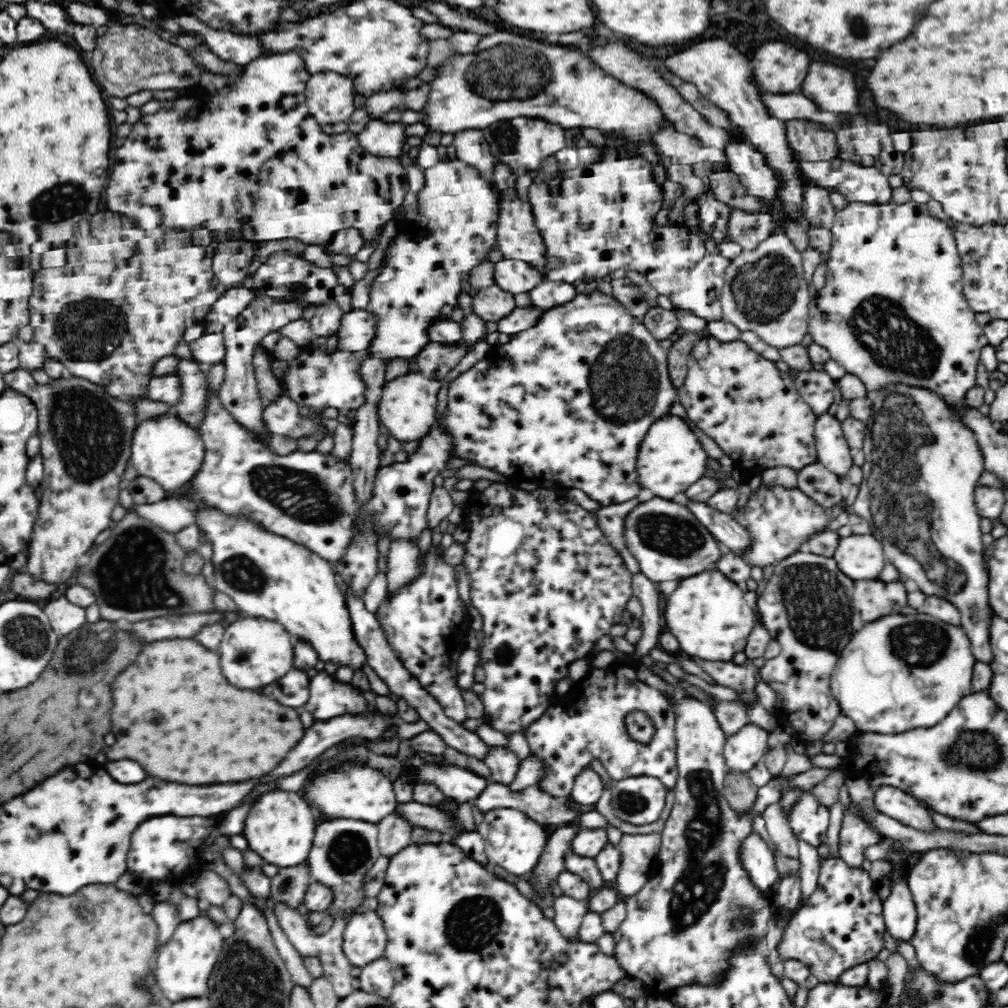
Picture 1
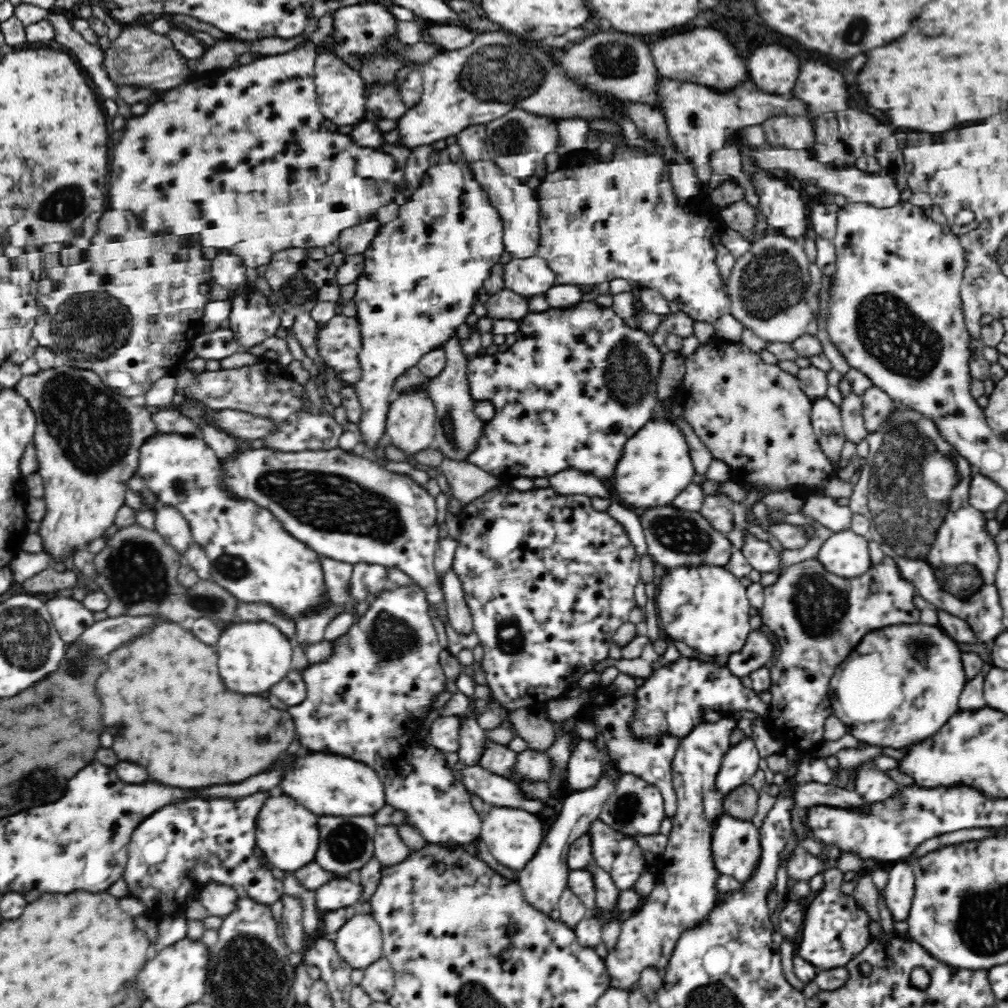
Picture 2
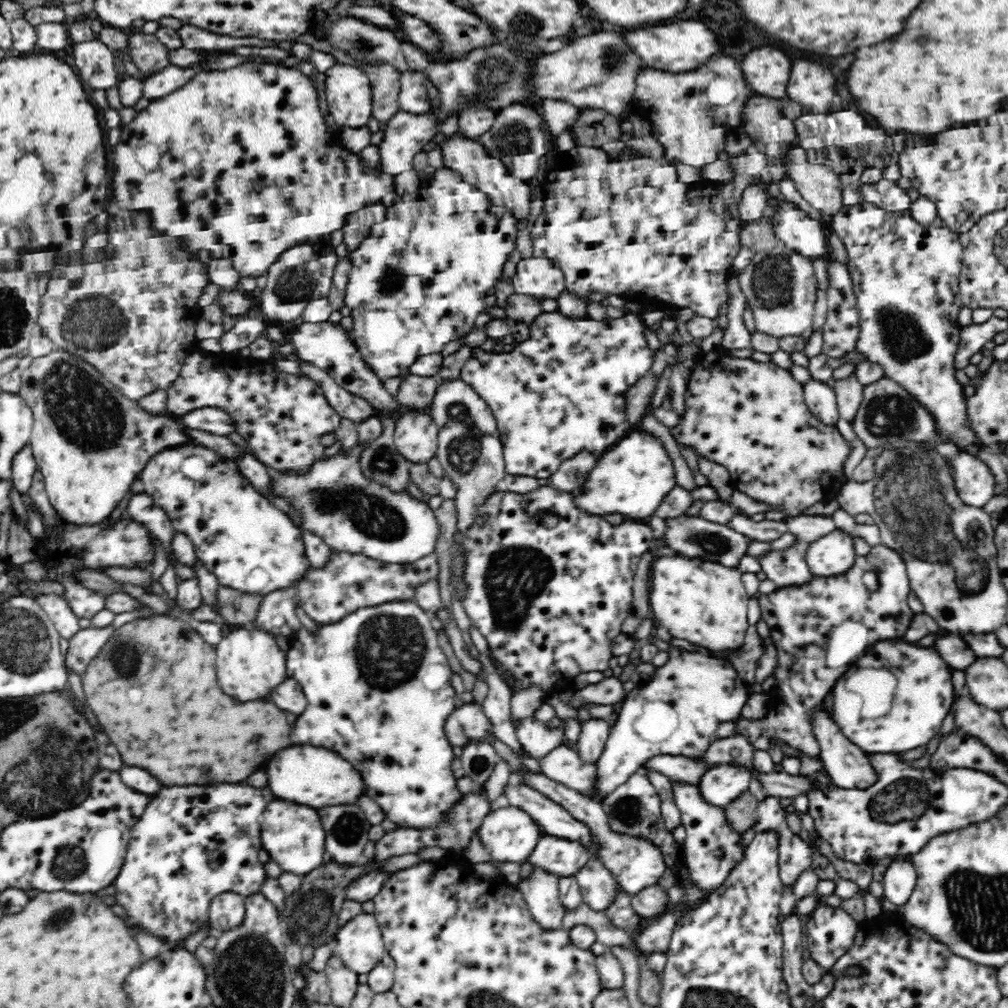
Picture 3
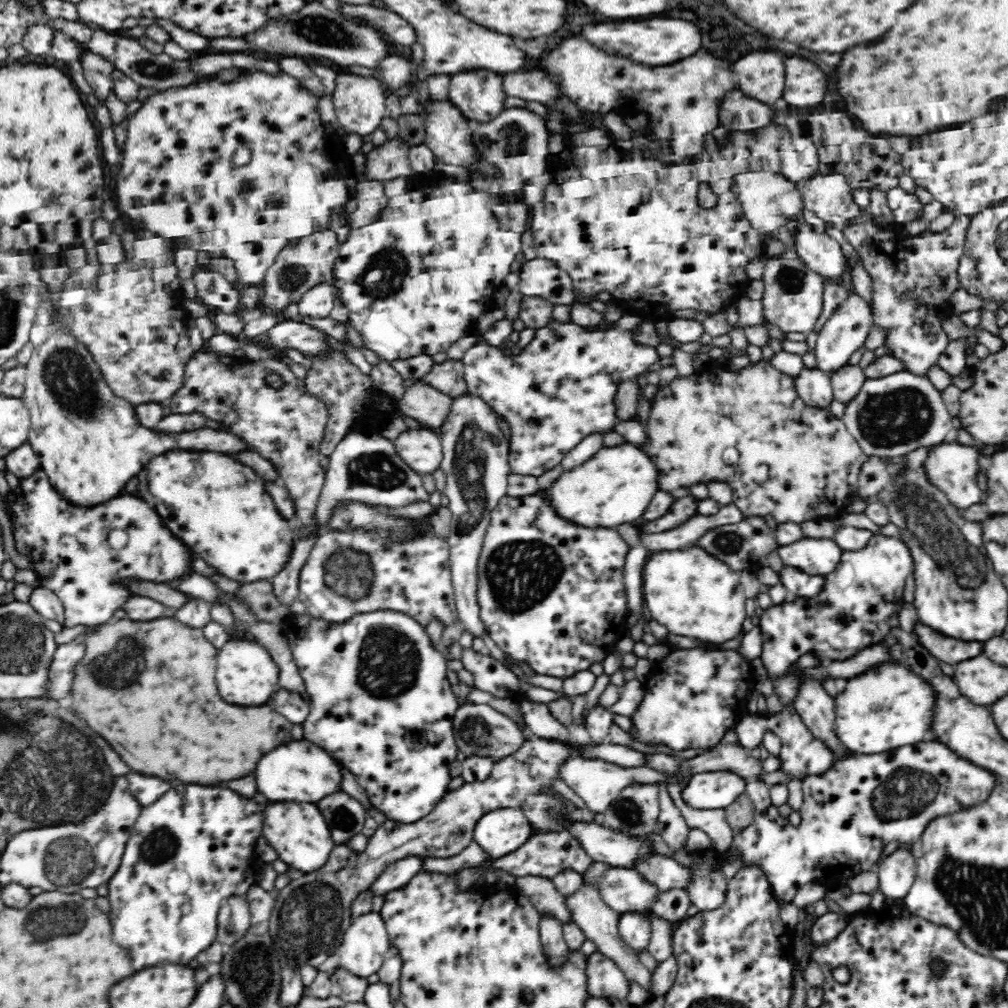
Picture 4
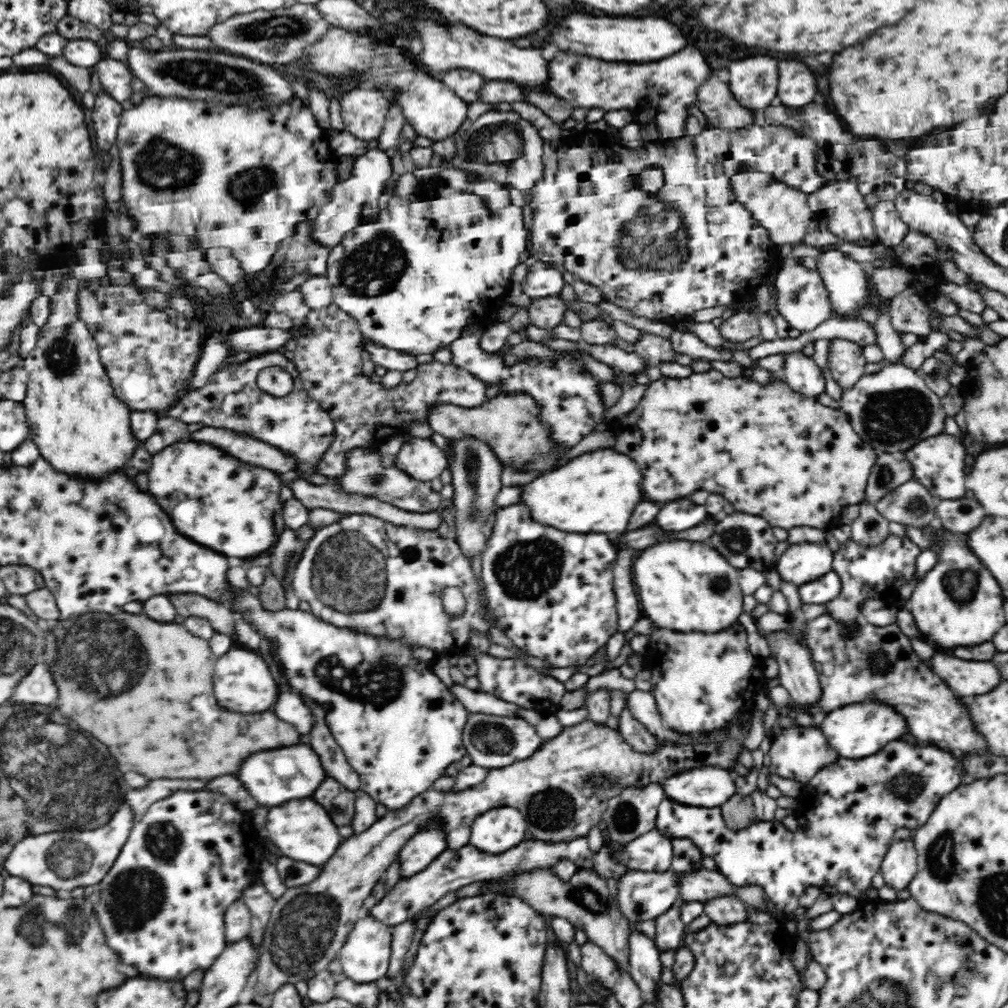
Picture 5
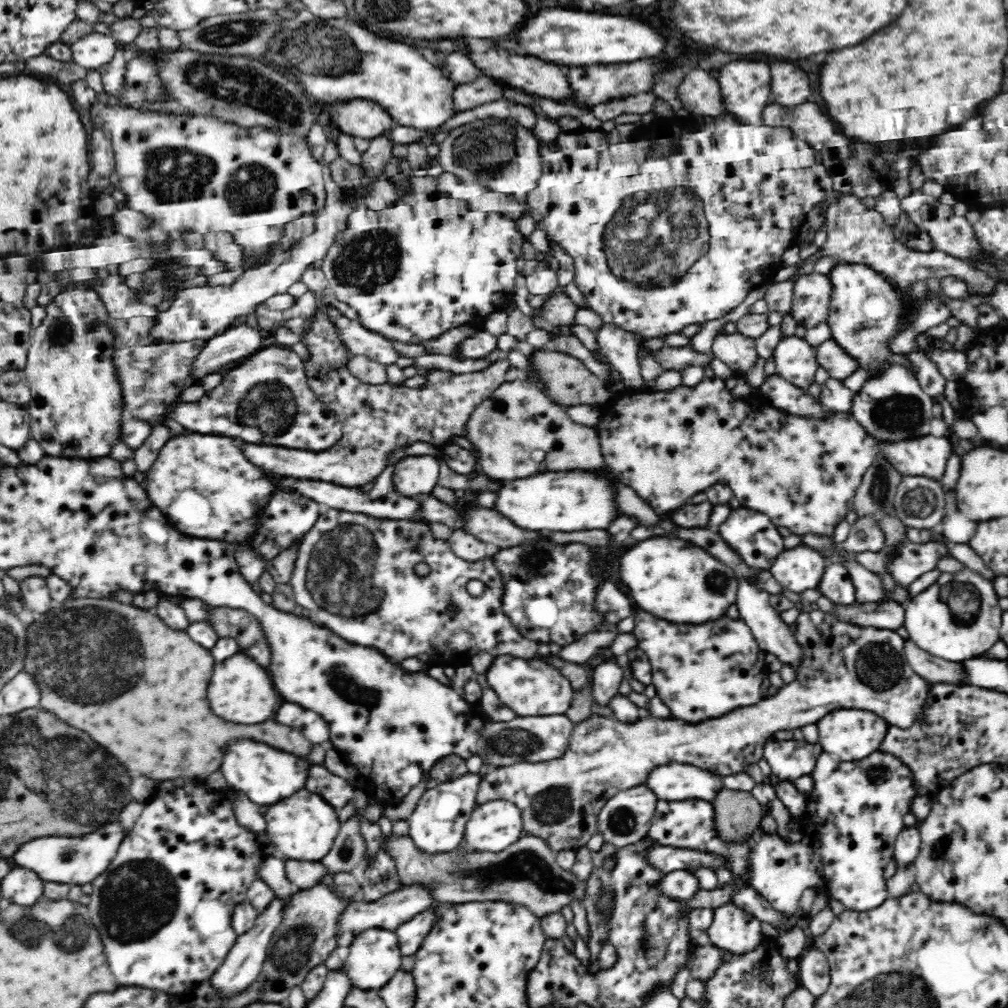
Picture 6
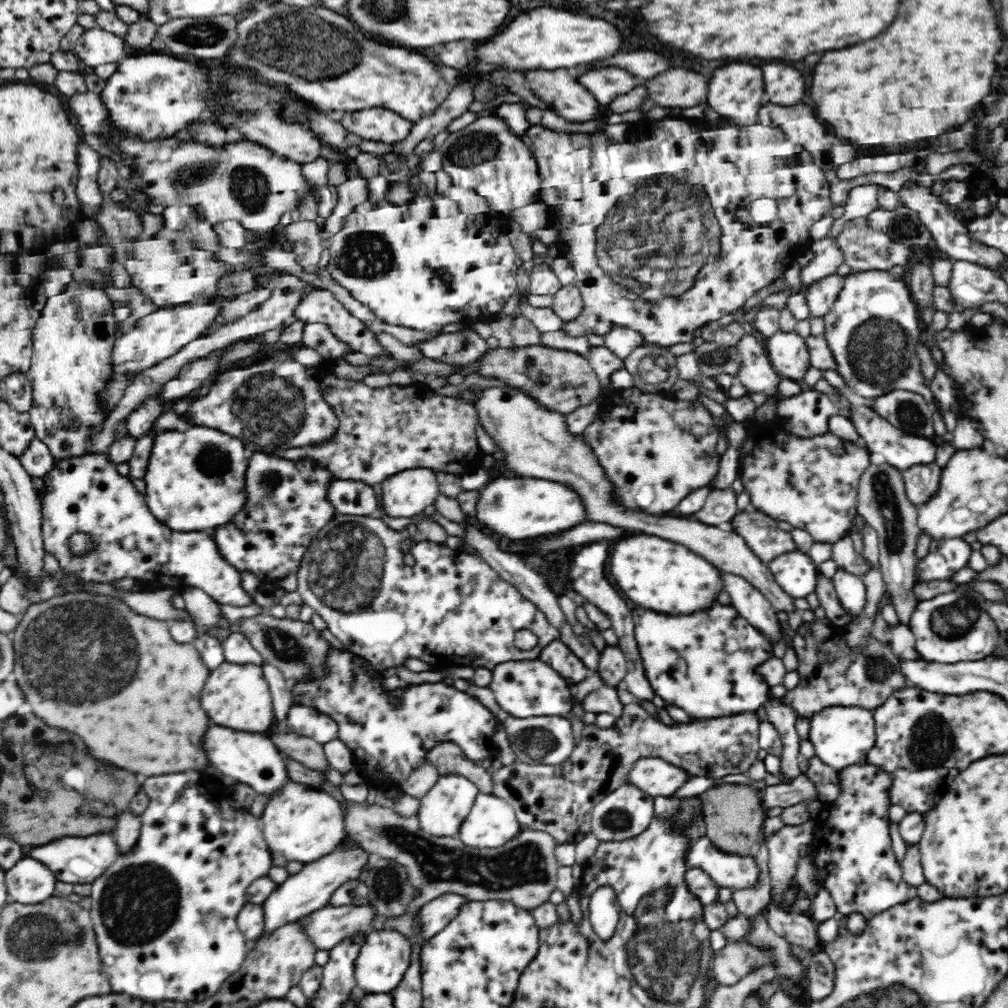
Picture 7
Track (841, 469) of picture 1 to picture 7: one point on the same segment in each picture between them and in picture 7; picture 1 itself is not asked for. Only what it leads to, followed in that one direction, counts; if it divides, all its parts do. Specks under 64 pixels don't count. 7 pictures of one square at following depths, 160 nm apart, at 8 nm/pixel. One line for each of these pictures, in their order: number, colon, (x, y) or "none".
2: (826, 417)
3: (821, 400)
4: (814, 386)
5: (801, 373)
6: (795, 360)
7: (788, 352)

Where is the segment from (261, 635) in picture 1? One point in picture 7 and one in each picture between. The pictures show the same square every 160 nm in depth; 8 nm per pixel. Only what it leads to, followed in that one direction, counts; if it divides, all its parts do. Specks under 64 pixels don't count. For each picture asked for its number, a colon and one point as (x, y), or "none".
2: (253, 655)
3: (250, 664)
4: (246, 674)
5: (244, 679)
6: (242, 690)
7: (237, 696)

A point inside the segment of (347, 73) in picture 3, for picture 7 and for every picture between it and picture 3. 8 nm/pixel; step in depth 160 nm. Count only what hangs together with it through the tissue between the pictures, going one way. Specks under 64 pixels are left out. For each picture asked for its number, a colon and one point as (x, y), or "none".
4: (359, 102)
5: (364, 110)
6: (362, 118)
7: (377, 124)

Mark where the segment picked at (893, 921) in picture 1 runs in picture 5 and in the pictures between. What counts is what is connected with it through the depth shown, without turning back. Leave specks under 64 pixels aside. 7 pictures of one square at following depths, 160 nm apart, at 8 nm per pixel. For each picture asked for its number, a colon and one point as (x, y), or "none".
2: (899, 892)
3: (899, 881)
4: (897, 873)
5: (899, 867)

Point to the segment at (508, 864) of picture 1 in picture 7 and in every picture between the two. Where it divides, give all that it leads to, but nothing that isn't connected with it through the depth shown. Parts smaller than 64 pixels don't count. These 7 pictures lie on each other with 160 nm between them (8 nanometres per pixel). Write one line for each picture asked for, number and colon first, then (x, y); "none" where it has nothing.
2: (513, 836)
3: (510, 835)
4: (499, 832)
5: (499, 829)
6: (493, 826)
7: (492, 822)

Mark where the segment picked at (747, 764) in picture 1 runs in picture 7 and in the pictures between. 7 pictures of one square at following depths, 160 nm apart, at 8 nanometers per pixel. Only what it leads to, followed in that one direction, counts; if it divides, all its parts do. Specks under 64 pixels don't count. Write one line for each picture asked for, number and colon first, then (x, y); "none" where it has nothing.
2: (740, 762)
3: (722, 784)
4: (708, 790)
5: (709, 787)
6: (685, 782)
7: (656, 777)

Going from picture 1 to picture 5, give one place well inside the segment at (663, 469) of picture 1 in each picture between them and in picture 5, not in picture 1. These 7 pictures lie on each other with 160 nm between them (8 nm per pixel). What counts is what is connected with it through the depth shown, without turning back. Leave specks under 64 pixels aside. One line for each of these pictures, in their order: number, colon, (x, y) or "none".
2: (656, 466)
3: (632, 478)
4: (615, 486)
5: (597, 491)

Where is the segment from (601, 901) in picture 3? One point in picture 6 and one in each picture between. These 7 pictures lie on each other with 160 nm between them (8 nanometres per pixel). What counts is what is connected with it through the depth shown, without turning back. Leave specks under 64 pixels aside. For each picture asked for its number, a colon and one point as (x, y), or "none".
4: (622, 889)
5: (640, 895)
6: (679, 885)

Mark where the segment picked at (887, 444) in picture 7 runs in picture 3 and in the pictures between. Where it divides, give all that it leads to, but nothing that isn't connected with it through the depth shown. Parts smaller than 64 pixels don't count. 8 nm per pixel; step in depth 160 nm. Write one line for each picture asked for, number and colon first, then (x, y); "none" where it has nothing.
3: (974, 481)
4: (953, 467)
5: (938, 463)
6: (927, 455)

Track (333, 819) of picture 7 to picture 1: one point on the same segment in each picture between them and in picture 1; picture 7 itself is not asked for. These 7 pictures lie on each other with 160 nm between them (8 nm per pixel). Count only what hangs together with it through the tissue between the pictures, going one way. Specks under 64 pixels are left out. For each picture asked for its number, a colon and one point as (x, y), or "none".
1: (280, 826)
2: (287, 833)
3: (293, 836)
4: (300, 836)
5: (302, 829)
6: (303, 827)

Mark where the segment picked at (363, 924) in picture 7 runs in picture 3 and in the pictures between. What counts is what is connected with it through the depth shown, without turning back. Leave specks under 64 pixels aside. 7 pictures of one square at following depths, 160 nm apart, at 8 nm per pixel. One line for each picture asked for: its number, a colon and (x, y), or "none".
3: (564, 857)
4: (546, 854)
5: (453, 869)
6: (389, 912)

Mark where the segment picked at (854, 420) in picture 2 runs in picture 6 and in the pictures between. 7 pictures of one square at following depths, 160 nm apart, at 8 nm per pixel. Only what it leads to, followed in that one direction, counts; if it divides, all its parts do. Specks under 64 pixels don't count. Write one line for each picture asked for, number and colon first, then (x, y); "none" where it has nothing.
3: (849, 393)
4: (847, 382)
5: (847, 364)
6: (840, 365)

